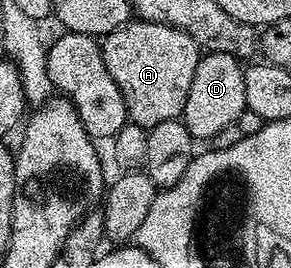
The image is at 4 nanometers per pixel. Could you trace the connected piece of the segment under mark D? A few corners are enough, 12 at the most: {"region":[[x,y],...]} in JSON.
{"region":[[203,53],[180,119],[214,140],[246,113],[243,63]]}

